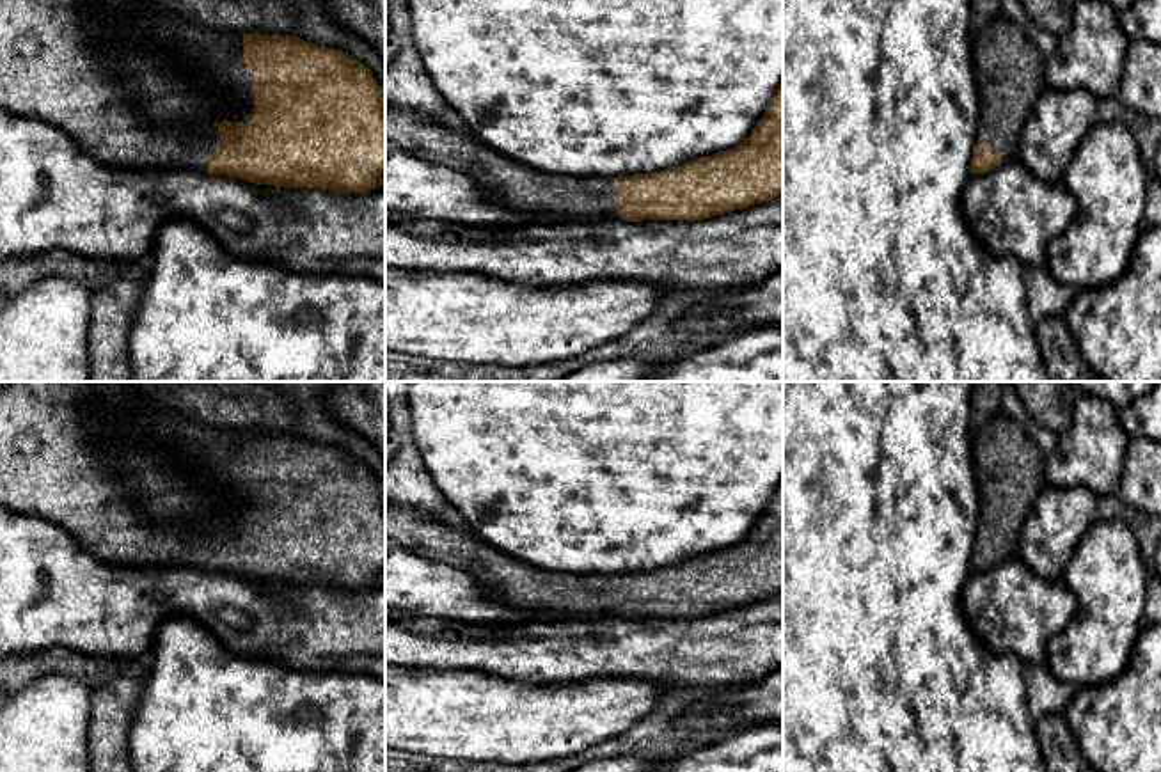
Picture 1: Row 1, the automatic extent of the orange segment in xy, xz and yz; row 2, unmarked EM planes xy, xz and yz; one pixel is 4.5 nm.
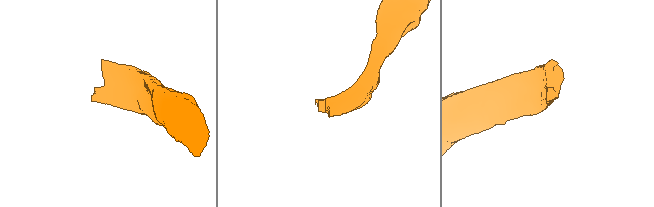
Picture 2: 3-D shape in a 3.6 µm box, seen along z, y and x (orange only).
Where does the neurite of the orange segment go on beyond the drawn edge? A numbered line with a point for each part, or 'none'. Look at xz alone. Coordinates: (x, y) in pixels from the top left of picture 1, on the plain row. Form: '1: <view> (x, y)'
1: xz (506, 581)

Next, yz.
1: yz (1009, 467)

